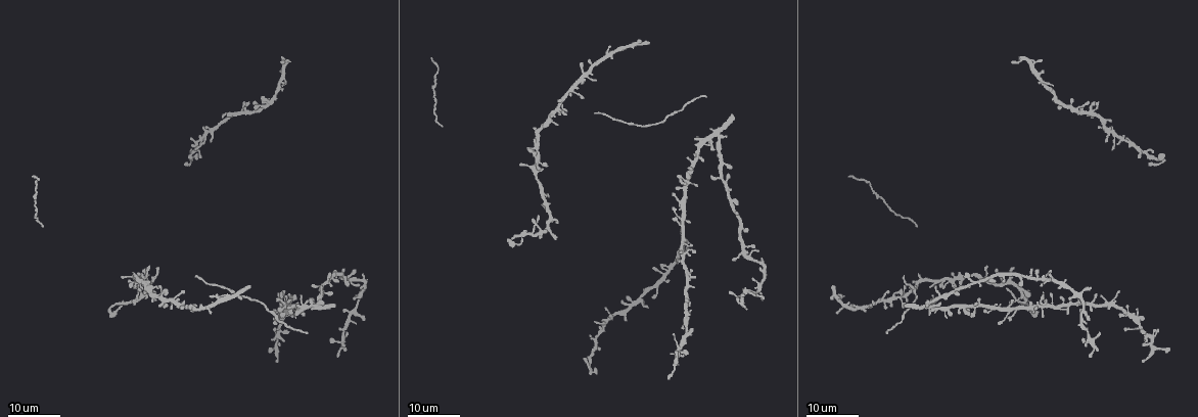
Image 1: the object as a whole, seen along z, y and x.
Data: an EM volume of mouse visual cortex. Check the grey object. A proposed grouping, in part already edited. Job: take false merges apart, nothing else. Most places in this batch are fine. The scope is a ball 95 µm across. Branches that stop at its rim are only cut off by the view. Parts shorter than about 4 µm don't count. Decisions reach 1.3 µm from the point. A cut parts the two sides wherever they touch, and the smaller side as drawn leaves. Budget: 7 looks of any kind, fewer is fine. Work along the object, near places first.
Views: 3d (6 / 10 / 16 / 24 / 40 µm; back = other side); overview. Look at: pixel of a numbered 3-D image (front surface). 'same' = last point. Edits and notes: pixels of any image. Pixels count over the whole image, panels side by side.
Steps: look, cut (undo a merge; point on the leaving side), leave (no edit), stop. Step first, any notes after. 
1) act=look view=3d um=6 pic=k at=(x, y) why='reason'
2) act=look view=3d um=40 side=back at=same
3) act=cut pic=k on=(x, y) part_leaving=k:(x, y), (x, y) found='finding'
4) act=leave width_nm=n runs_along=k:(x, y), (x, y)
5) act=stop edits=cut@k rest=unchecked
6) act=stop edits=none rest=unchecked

act=look view=3d um=16 pic=1 at=(152, 277)

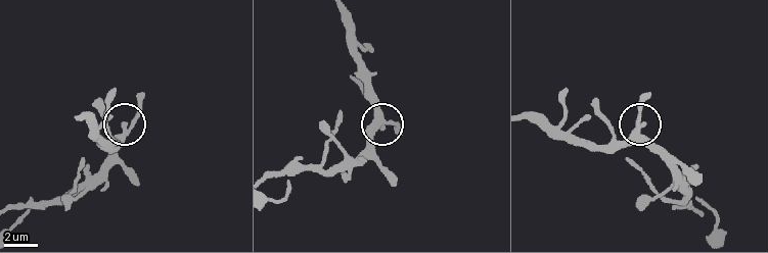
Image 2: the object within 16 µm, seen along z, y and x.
act=look view=3d um=10 pic=2 at=(124, 129)

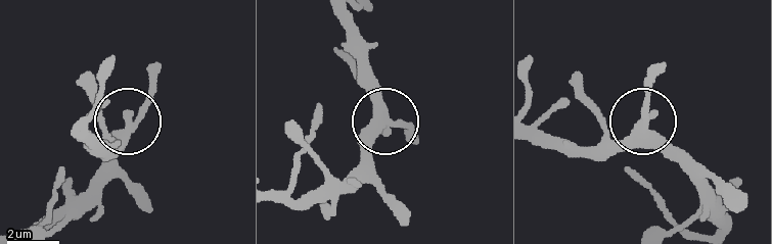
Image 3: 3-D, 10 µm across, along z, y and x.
act=leave side_arm_um=13 found='one neuron here'

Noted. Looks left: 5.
act=look view=3d um=24 pic=1 at=(124, 302) why='small branch off a trunk'

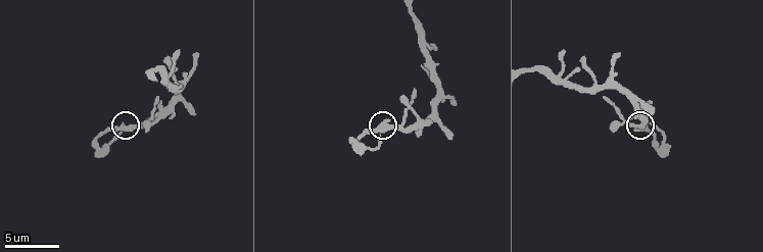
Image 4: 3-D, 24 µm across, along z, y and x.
act=look view=3d um=10 pic=4 at=(125, 127)

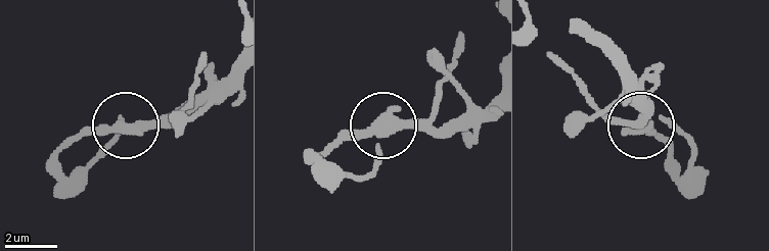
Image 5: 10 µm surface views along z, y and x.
act=look view=3d um=10 side=back pic=5 at=(380, 131)

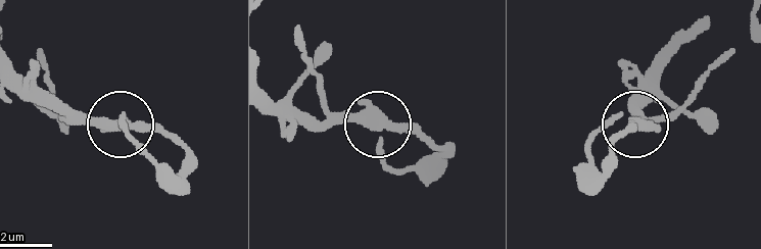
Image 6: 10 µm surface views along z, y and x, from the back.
act=leave width_nm=360 found='continuous, no second neuron'

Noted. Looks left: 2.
act=look view=3d um=16 pic=1 at=(958, 277)

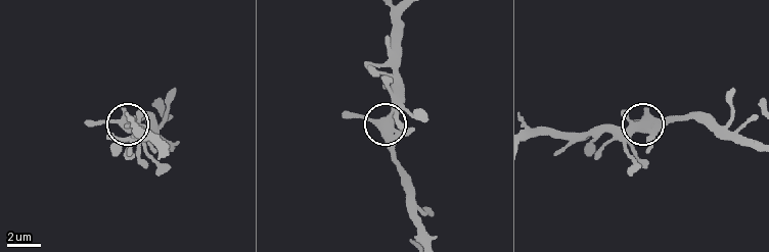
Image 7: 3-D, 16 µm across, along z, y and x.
act=look view=3d um=6 pic=7 at=(120, 122)

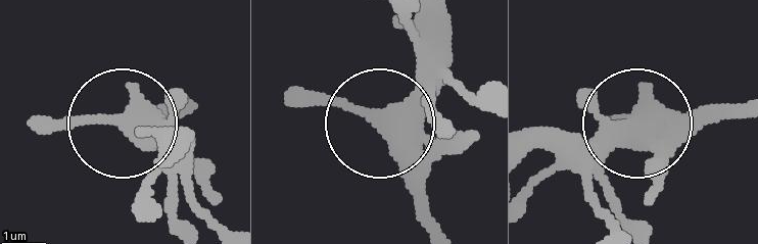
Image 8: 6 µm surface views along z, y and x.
act=leave width_nm=510 found='continuous, no second neuron'

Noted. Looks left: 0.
act=stop edits=none rest=unchecked

